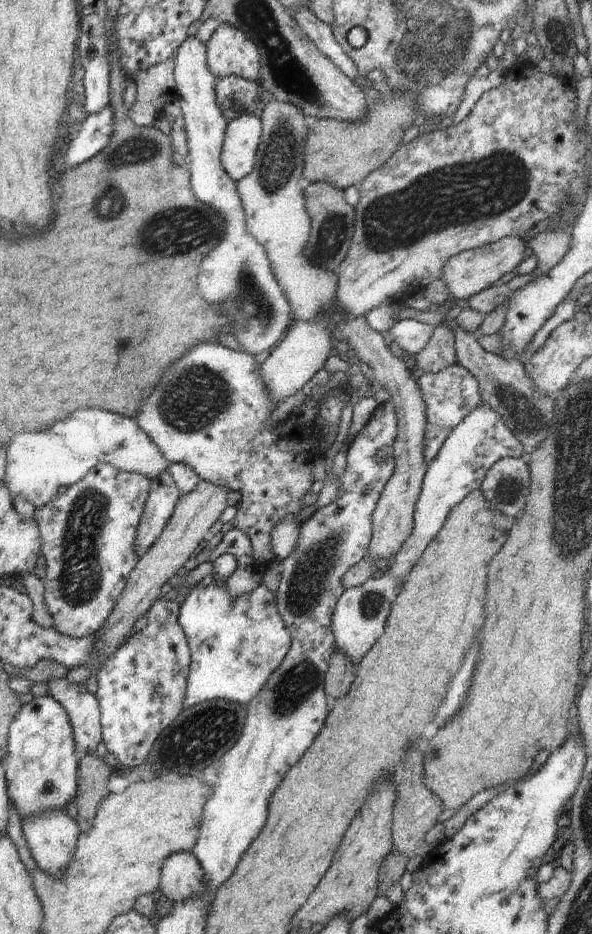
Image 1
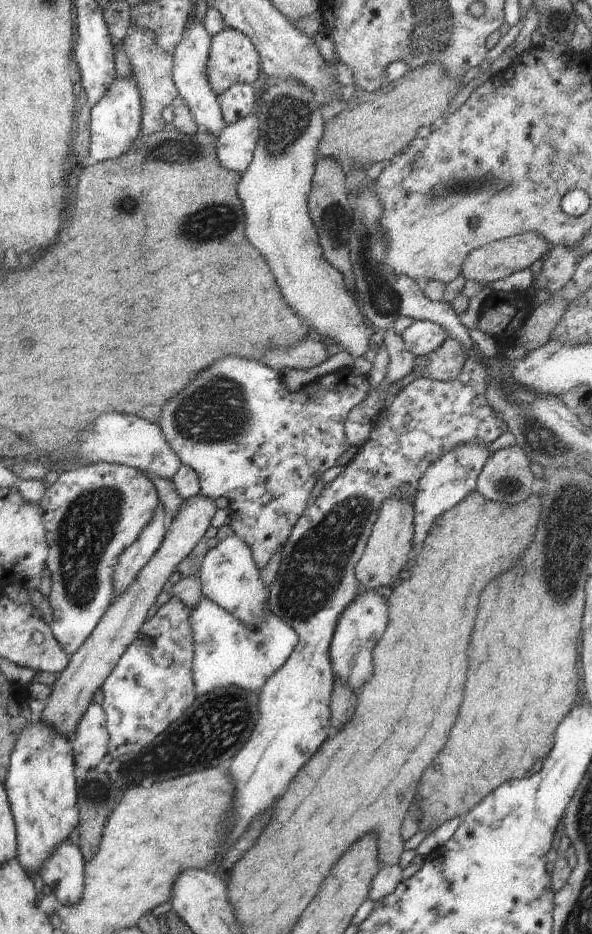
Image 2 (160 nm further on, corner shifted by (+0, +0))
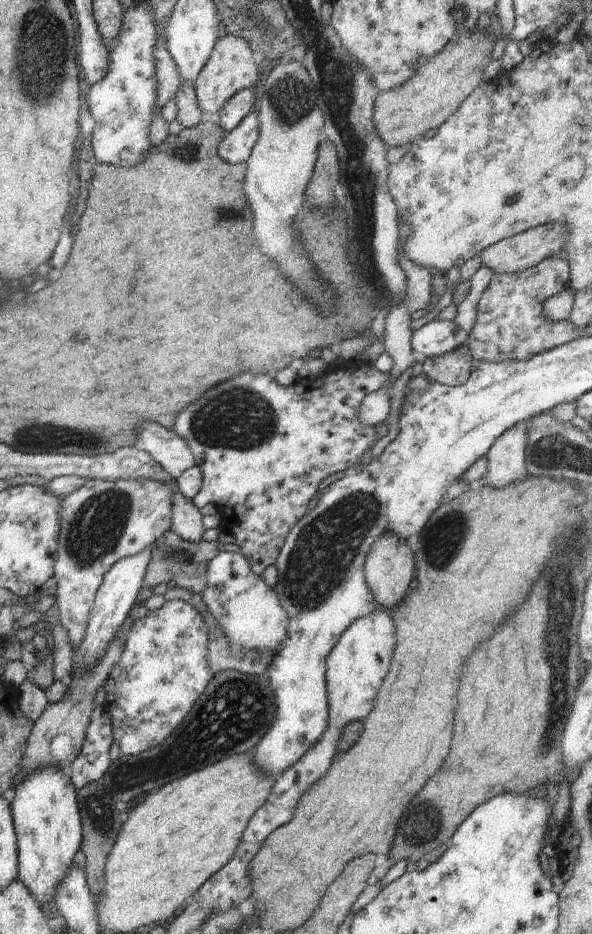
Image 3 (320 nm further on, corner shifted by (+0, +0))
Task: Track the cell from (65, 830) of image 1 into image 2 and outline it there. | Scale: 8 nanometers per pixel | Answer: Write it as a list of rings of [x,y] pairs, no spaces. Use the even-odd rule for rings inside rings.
[[[69,839],[57,845],[57,849],[45,859],[39,872],[44,884],[46,884],[46,890],[54,893],[54,896],[63,905],[77,905],[84,892],[85,863],[81,850]]]

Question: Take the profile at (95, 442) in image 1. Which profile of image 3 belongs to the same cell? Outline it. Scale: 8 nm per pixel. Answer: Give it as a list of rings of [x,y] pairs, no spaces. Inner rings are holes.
[[[144,422],[136,428],[135,447],[146,451],[173,480],[185,470],[196,466],[192,451],[174,431],[150,422]]]

